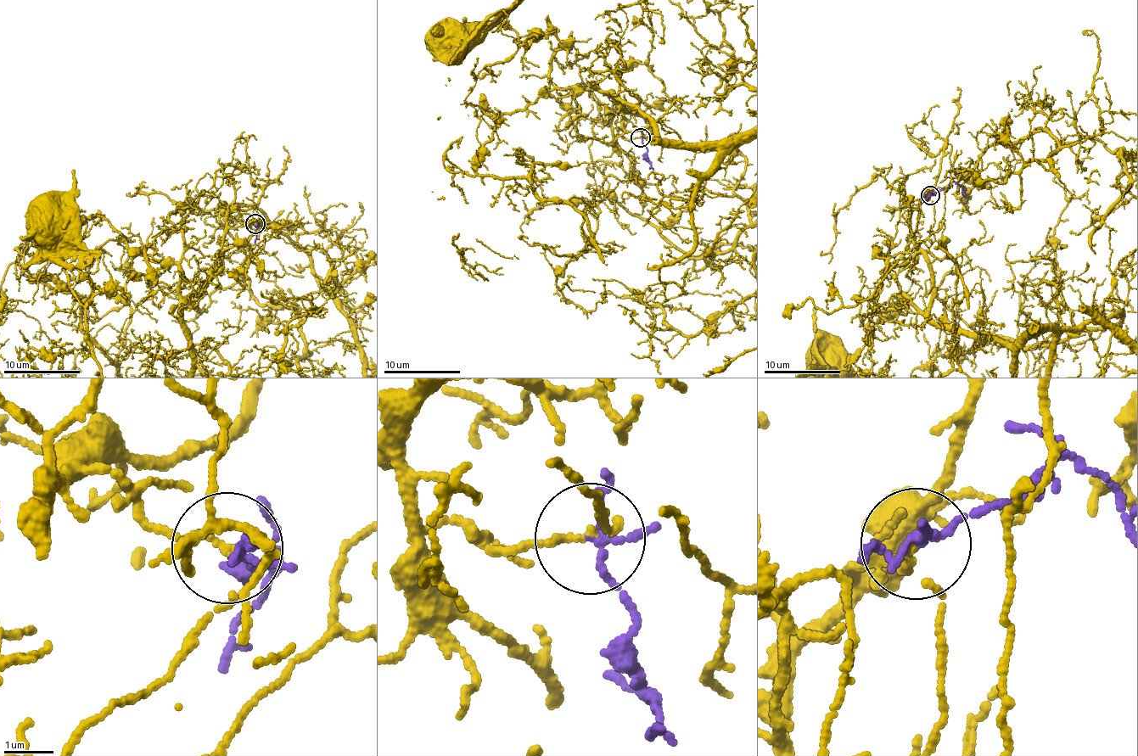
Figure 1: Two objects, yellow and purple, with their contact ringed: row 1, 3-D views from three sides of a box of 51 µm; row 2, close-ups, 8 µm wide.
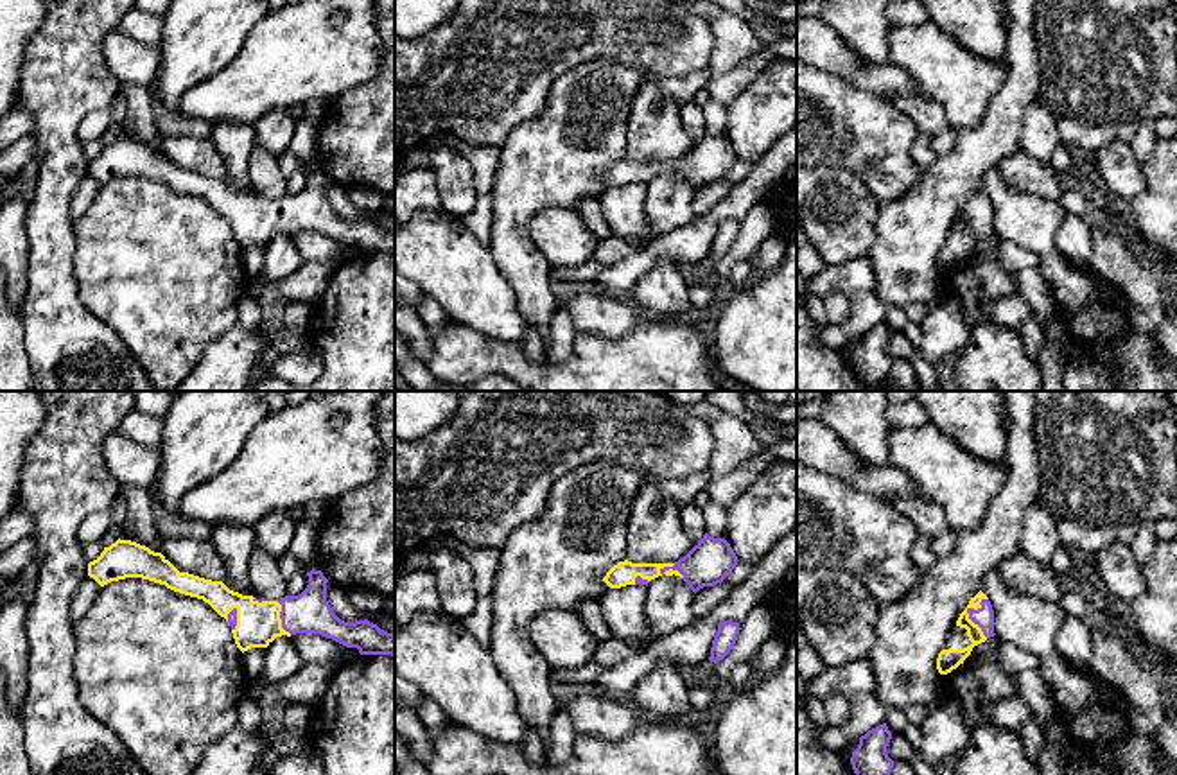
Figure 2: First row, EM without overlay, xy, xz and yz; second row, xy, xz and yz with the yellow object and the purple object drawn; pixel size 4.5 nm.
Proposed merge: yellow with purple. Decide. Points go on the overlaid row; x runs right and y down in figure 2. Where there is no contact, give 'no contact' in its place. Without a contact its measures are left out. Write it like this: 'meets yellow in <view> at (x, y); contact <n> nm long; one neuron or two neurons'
meets yellow in yz at (967, 614); contact 190 nm long; one neuron

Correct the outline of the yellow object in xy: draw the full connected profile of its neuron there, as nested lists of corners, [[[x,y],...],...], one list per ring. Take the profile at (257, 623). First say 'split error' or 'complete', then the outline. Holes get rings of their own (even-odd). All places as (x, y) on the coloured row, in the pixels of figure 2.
split error; [[[118,538],[88,563],[88,576],[100,587],[126,578],[142,578],[203,599],[230,623],[242,653],[251,648],[267,648],[282,635],[319,633],[346,648],[357,648],[361,655],[395,657],[393,633],[368,619],[344,623],[334,614],[327,601],[328,579],[321,570],[307,572],[309,585],[300,596],[264,601],[233,592],[222,581],[179,572],[161,553]]]

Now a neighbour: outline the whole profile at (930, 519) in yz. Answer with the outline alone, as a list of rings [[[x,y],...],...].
[[[894,497],[888,501],[899,513],[908,517],[919,529],[919,533],[931,540],[938,535],[951,531],[944,509],[924,499],[915,497]]]

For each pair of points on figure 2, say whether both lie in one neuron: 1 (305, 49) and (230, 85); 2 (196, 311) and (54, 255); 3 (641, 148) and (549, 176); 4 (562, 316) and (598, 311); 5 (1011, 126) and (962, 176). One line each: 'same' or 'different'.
1: same
2: different
3: different
4: different
5: same

